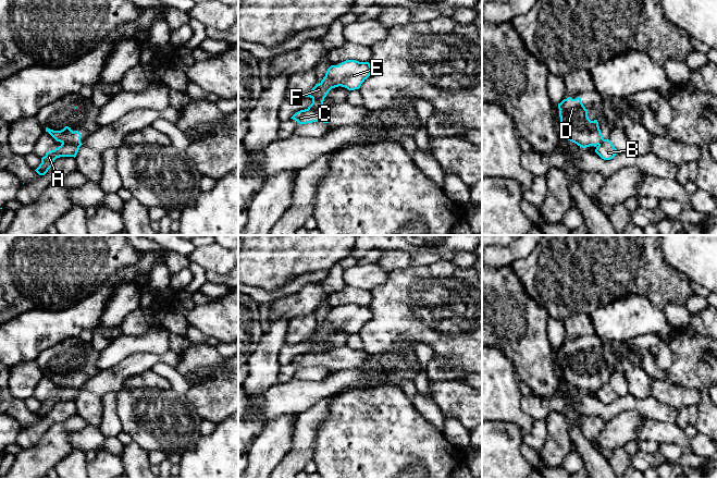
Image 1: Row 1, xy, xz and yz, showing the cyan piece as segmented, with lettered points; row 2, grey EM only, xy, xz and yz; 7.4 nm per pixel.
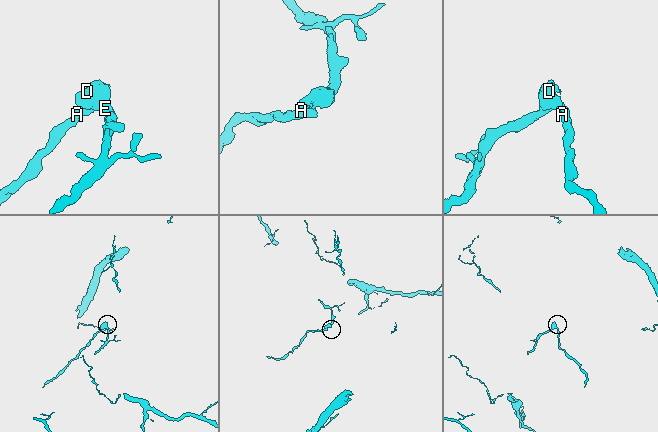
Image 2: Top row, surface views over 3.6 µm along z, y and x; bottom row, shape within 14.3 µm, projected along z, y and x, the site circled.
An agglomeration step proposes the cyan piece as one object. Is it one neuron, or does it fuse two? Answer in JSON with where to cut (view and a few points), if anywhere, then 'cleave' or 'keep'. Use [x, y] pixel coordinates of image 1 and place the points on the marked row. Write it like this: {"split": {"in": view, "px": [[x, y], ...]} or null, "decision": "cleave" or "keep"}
{"split": {"in": "xy", "px": [[81, 143], [62, 144]]}, "decision": "cleave"}

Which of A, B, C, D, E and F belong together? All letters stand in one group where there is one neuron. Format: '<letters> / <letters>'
A B C / D E F

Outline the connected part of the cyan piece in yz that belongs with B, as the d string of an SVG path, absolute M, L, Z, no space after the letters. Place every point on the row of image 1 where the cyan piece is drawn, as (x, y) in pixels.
M607 138L604 139L595 149L595 152L604 160L610 160L617 155L617 149Z

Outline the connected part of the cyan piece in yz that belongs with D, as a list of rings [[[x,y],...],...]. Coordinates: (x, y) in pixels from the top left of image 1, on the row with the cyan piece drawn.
[[[568,97],[558,103],[564,136],[582,148],[596,147],[604,138],[597,120],[591,121],[581,98]]]

